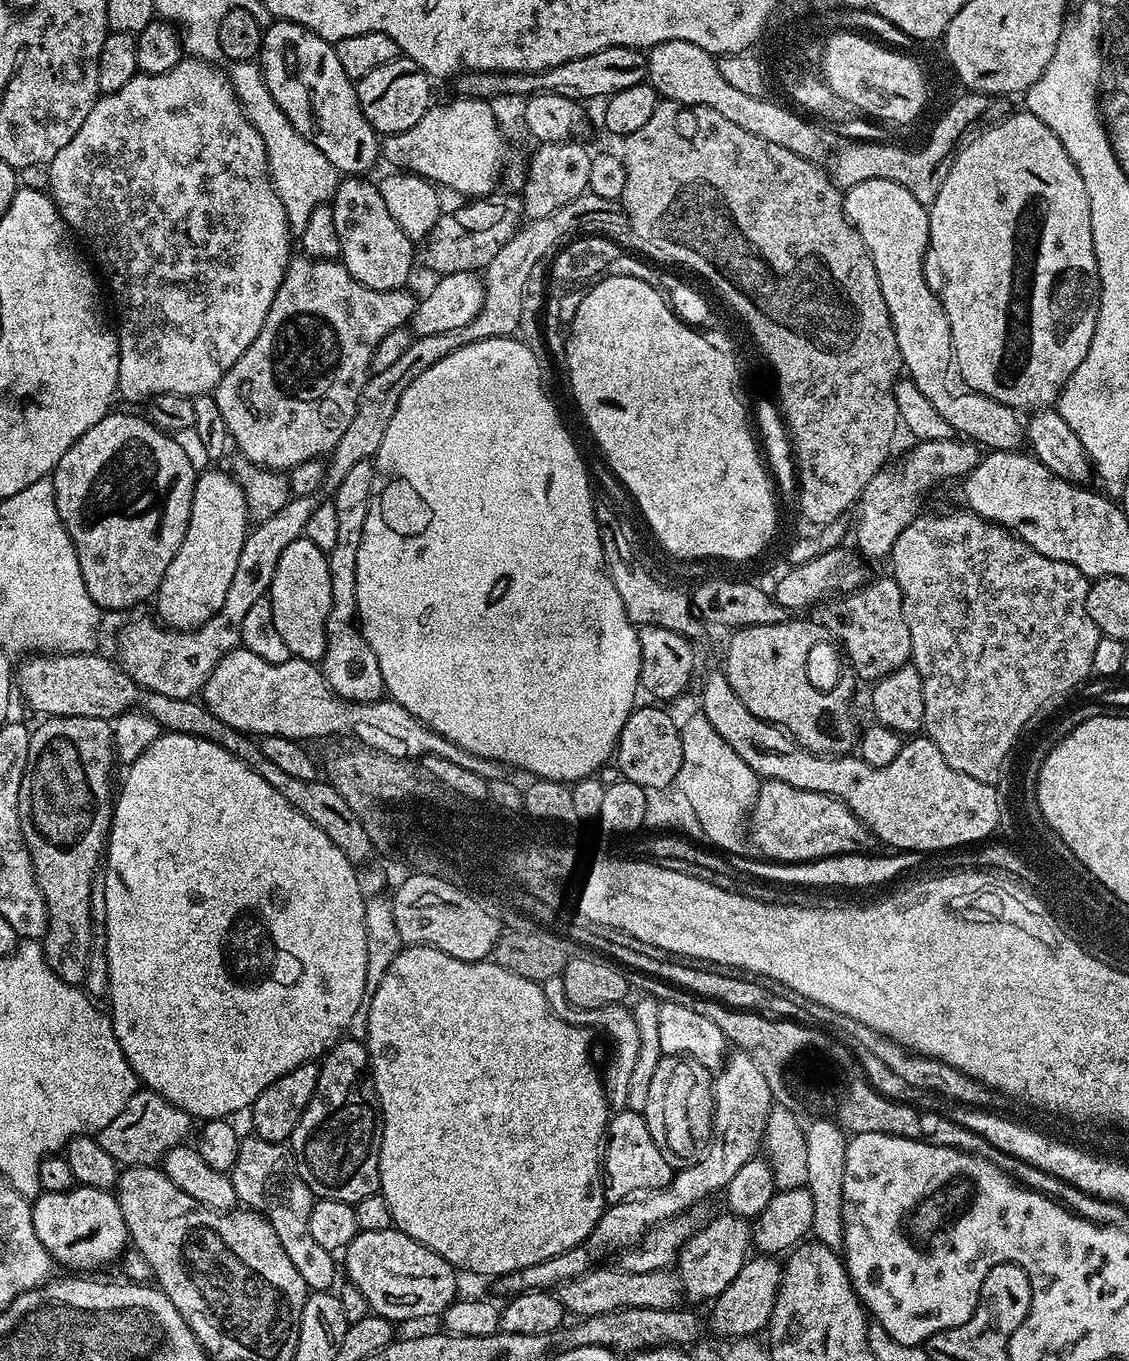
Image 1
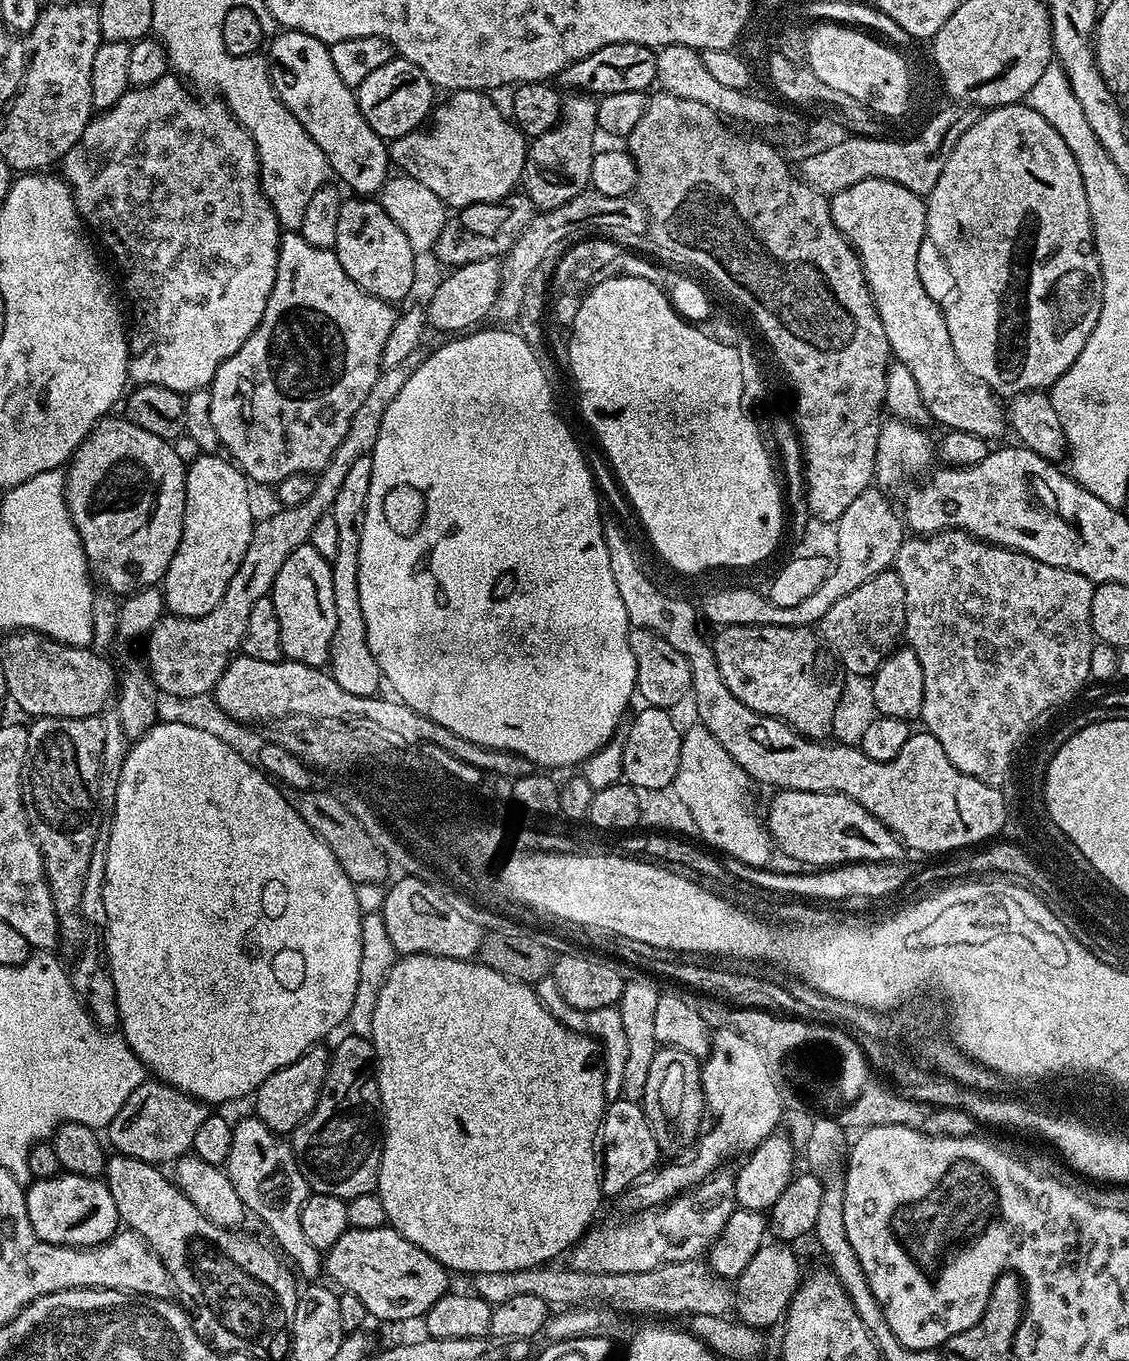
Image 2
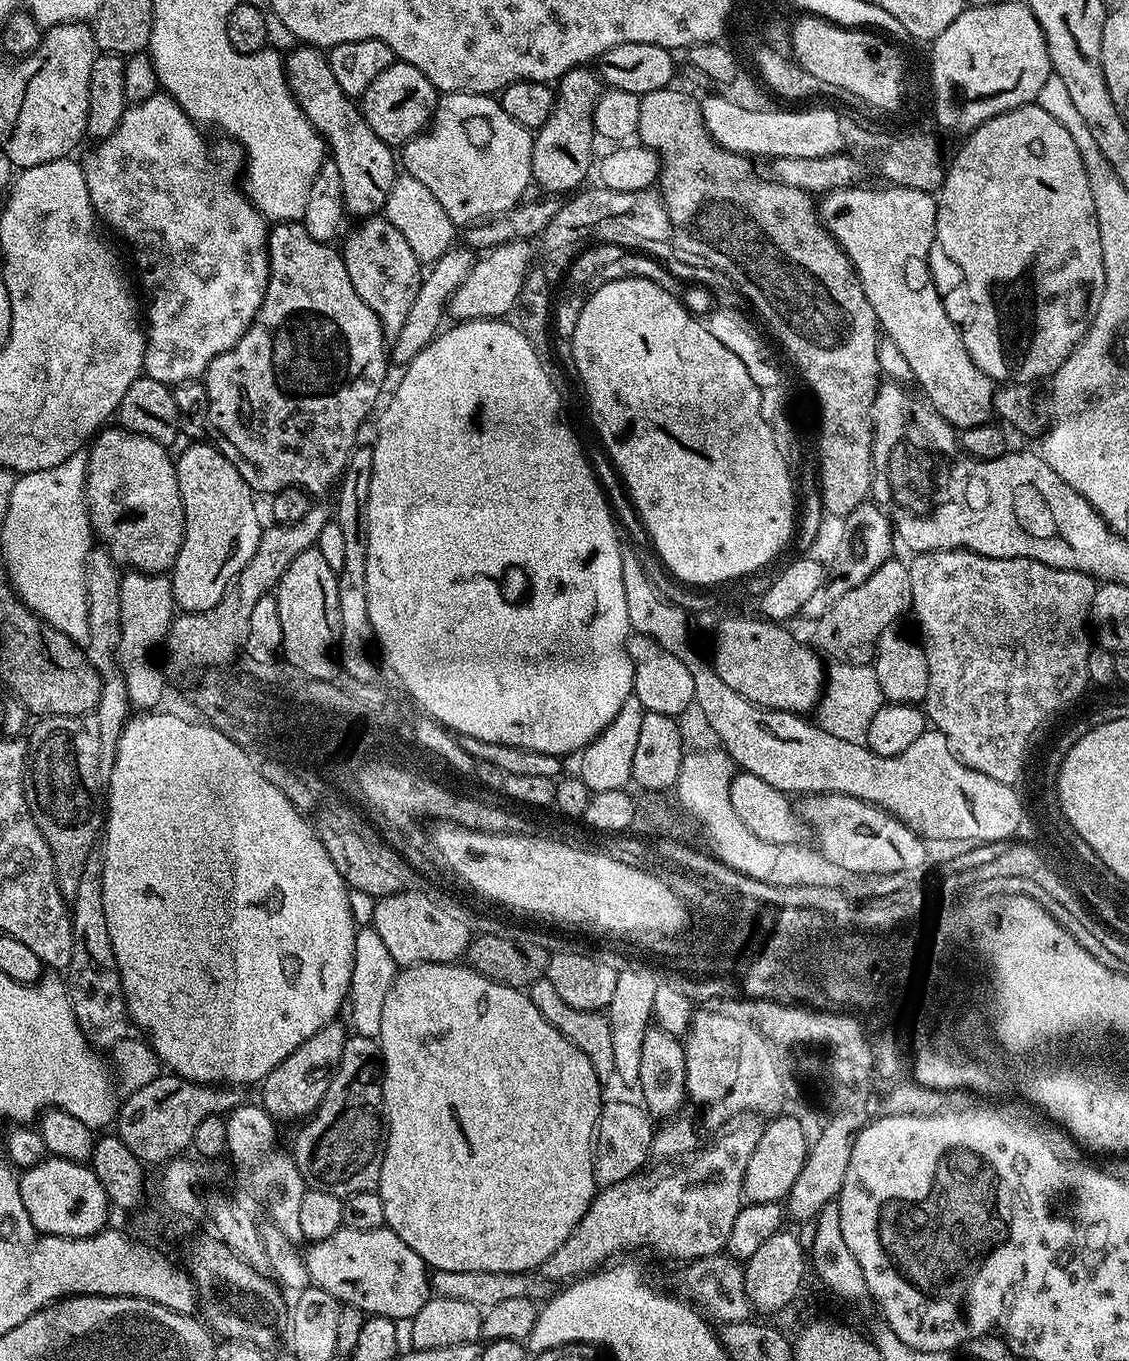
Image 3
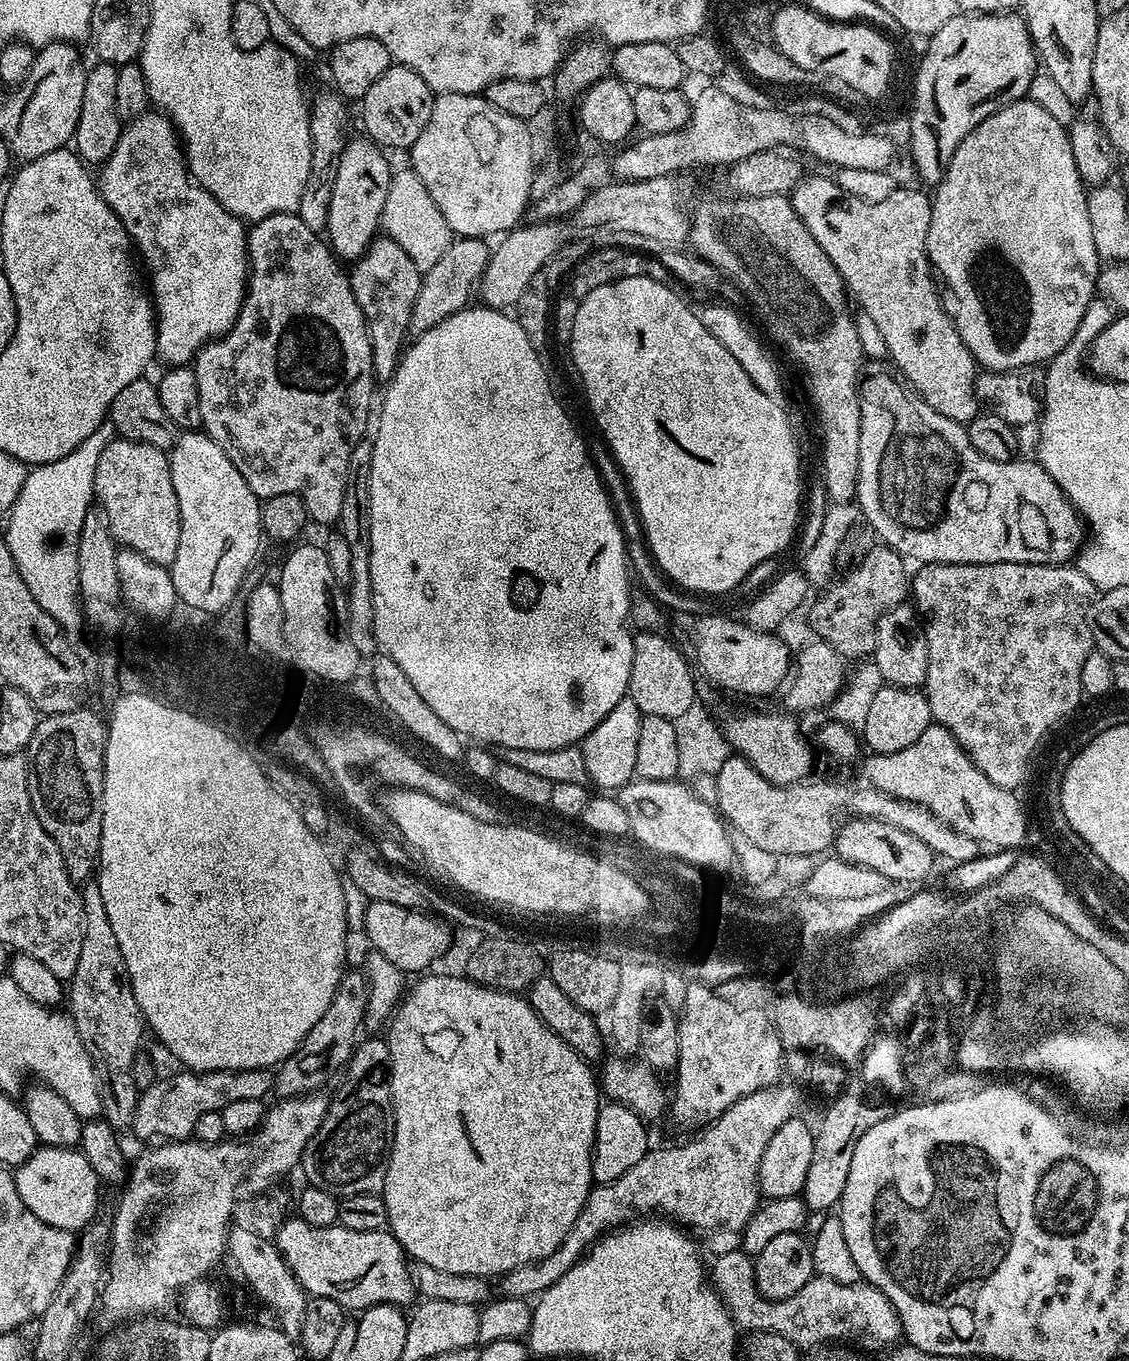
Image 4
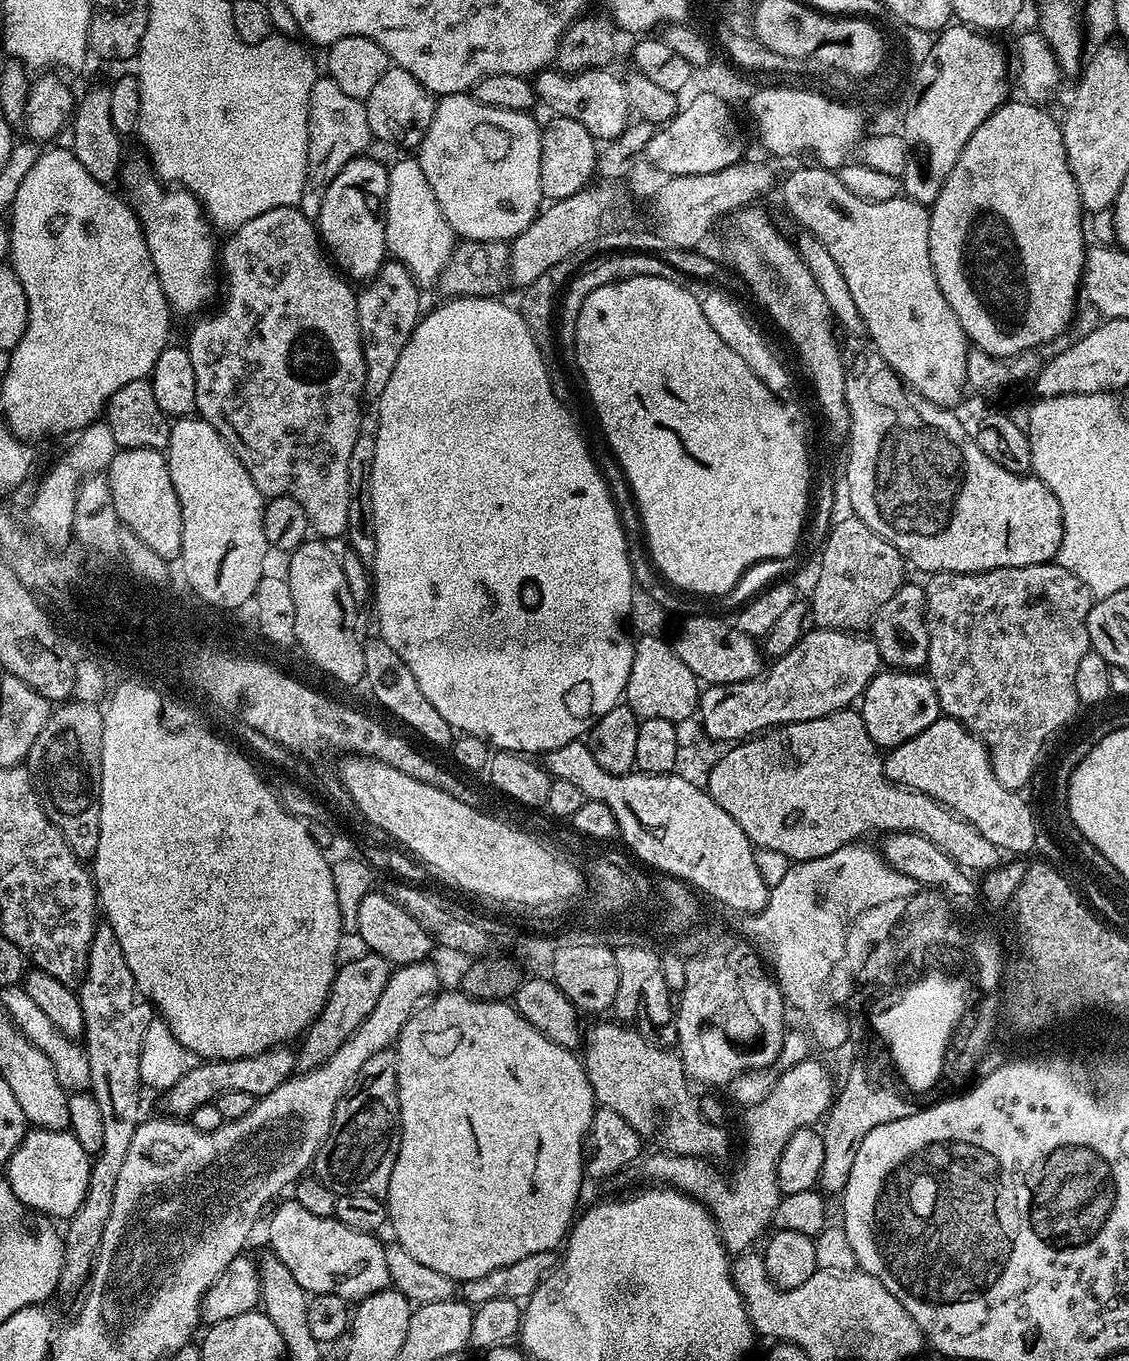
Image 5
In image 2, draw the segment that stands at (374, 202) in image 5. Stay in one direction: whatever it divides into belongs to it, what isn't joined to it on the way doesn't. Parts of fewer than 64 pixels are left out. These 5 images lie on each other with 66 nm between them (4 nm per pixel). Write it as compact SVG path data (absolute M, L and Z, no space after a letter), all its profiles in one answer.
M280 30L277 33L277 36L273 40L271 37L270 40L270 48L272 44L270 71L272 85L276 87L277 96L290 110L290 114L294 114L294 118L298 118L298 122L302 122L302 130L306 130L306 134L310 134L310 138L314 138L314 142L320 147L324 157L328 159L328 167L334 173L335 179L345 189L347 189L346 187L353 188L356 191L353 193L357 197L375 197L383 189L384 181L390 175L389 145L384 137L373 130L370 122L366 122L356 101L355 91L348 88L342 82L342 77L338 75L338 70L334 70L334 61L330 59L329 45L323 44L318 38L305 32Z

